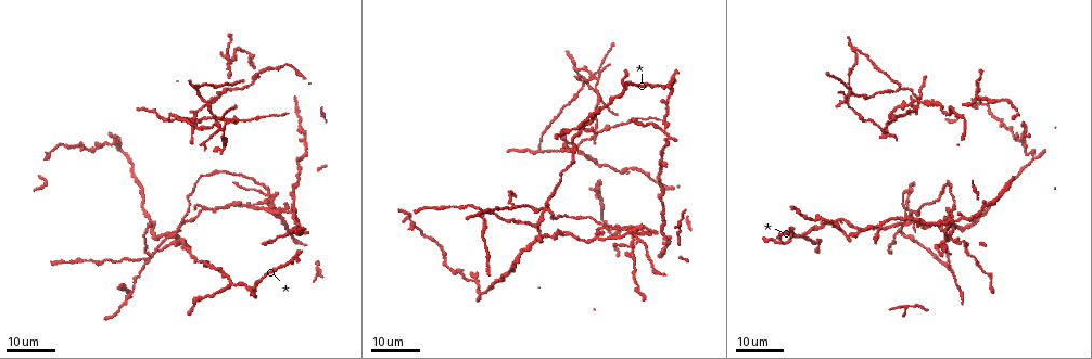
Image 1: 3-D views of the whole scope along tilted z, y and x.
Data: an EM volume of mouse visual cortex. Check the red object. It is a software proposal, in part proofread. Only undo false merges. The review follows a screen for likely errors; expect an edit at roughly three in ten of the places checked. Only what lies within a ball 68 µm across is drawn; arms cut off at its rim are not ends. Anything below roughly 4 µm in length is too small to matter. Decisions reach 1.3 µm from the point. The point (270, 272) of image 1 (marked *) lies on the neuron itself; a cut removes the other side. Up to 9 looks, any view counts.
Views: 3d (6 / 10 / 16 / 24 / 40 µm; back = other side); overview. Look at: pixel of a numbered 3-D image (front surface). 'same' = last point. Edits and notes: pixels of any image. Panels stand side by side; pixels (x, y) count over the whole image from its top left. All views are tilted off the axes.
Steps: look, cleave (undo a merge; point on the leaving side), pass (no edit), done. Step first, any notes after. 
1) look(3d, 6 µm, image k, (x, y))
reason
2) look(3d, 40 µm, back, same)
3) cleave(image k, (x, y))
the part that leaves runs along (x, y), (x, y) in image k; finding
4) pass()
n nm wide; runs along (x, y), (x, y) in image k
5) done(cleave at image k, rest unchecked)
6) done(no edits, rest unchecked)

look(3d, 24 µm, image 1, (948, 217))
side arm on a straight run

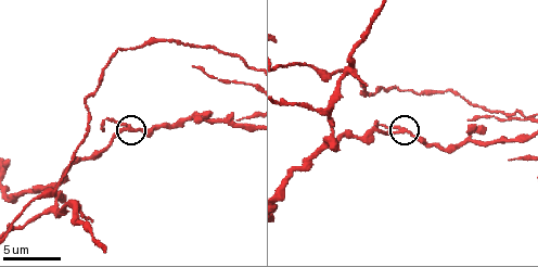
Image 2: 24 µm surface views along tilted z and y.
look(3d, 6 µm, image 2, (135, 130))
zoom in

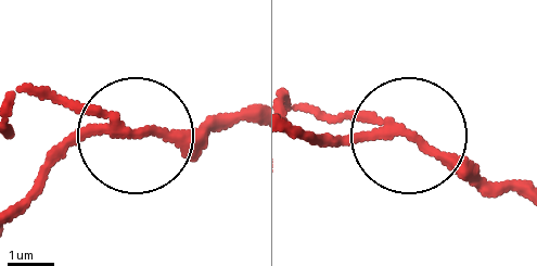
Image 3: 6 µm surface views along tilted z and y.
pass()
3 arms; one neuron here

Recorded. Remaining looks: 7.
look(3d, 6 µm, image 2, (53, 209))
branch point

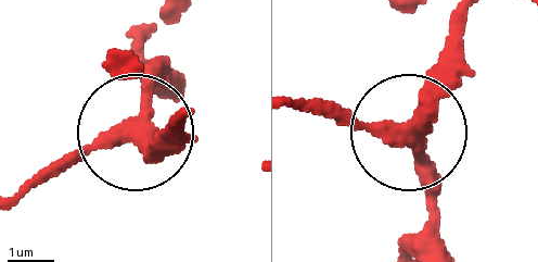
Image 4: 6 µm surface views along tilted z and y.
look(3d, 6 µm, back, image 4, (137, 125))

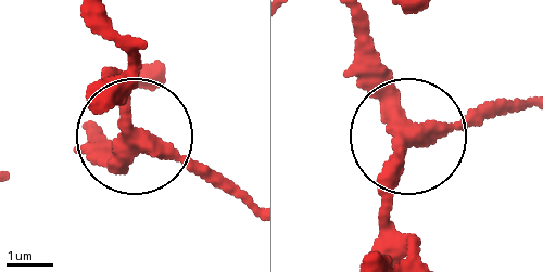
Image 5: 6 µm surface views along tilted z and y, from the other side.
pass()
runs along (352, 27), (413, 128), (504, 109) in image 5; one neuron here

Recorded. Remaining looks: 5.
look(3d, 24 µm, image 1, (566, 152))
four arms meet

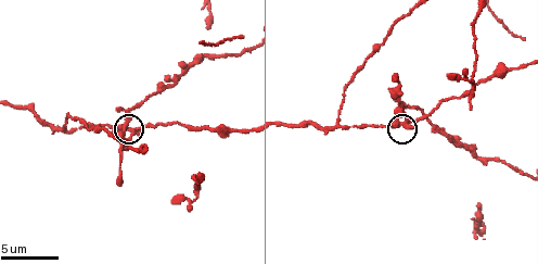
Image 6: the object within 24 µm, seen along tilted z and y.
look(3d, 6 µm, image 6, (399, 122))

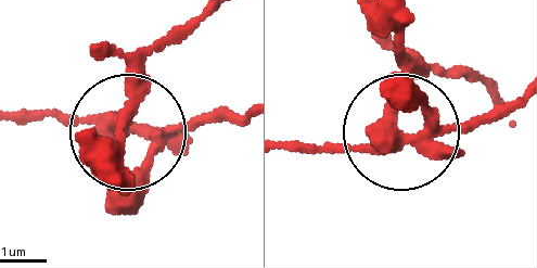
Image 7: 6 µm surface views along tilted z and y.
cleave(image 7, (142, 178))
370 nm wide; the part that leaves runs along (394, 138), (282, 142) in image 7; two neurons meet here

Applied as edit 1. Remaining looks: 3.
look(3d, 16 µm, image 1, (261, 73))
thin neck

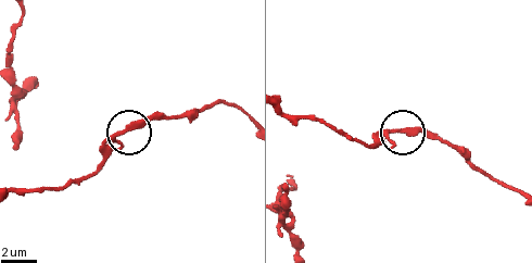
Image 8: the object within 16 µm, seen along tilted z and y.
look(3d, 10 µm, image 8, (396, 132))

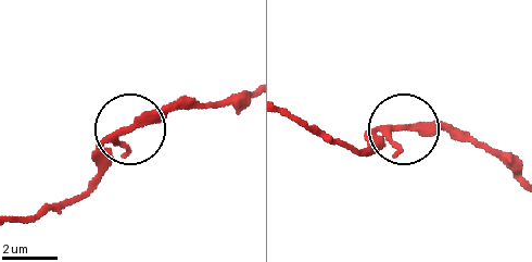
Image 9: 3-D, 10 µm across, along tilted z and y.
pass()
230 nm wide; continuous, no second neuron

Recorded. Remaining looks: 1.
done(cleave at image 7, rest unchecked)

